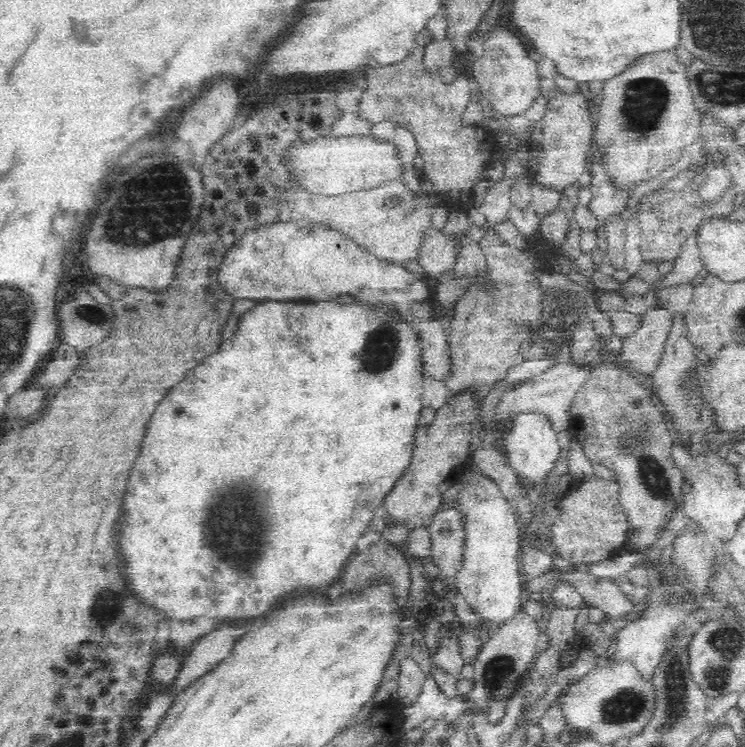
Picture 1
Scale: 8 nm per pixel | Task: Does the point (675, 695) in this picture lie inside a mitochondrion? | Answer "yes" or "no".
yes

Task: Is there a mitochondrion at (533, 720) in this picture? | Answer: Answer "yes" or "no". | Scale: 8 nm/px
no

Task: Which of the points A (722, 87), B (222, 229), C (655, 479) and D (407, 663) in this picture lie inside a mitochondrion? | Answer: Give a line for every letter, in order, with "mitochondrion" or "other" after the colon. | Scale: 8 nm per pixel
A: mitochondrion
B: other
C: mitochondrion
D: other

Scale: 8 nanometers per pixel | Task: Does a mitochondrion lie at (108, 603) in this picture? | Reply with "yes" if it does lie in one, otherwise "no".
yes

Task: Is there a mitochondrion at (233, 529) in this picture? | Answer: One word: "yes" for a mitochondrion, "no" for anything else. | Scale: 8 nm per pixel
yes

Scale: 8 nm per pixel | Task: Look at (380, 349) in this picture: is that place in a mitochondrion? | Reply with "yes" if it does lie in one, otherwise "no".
yes

